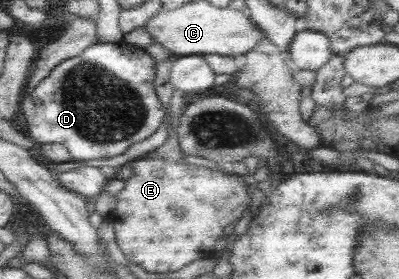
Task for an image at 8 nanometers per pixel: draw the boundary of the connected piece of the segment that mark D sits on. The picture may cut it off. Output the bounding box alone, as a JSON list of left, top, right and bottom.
[19,43,165,161]

